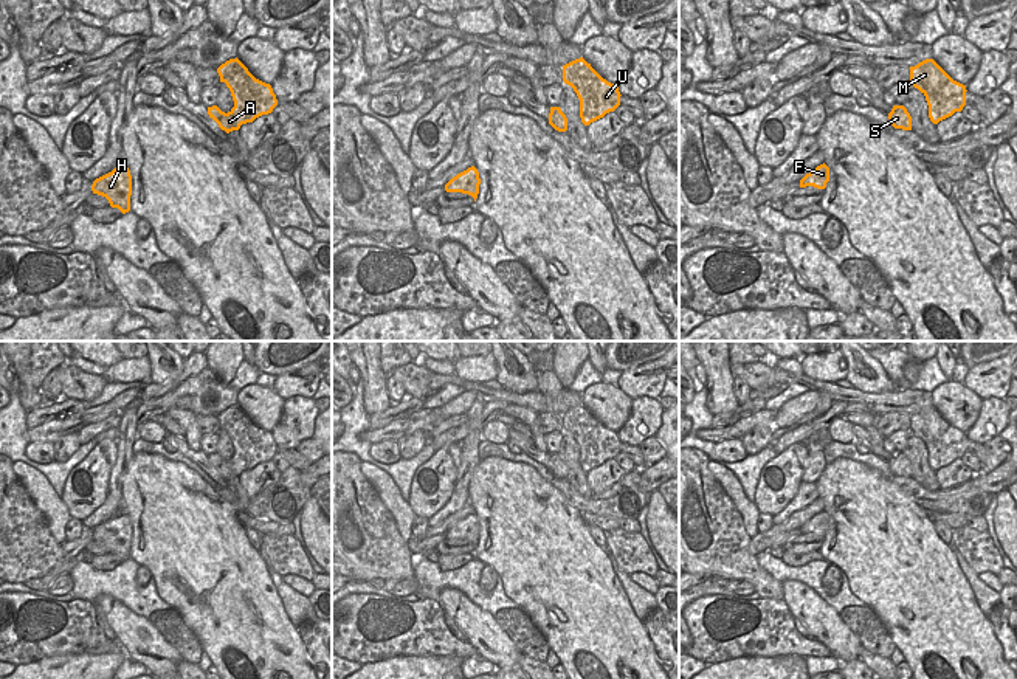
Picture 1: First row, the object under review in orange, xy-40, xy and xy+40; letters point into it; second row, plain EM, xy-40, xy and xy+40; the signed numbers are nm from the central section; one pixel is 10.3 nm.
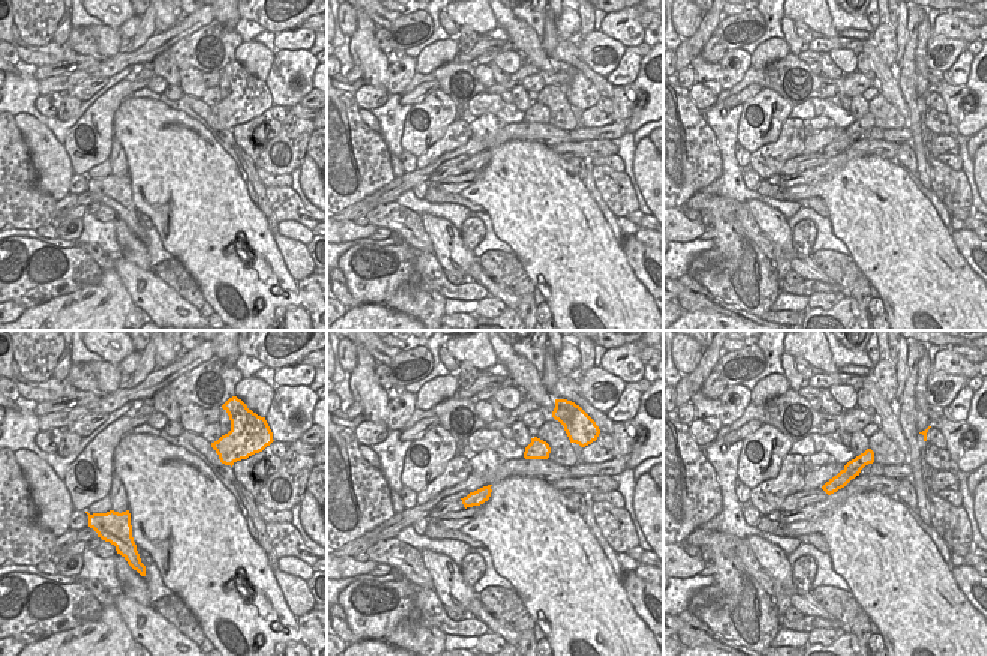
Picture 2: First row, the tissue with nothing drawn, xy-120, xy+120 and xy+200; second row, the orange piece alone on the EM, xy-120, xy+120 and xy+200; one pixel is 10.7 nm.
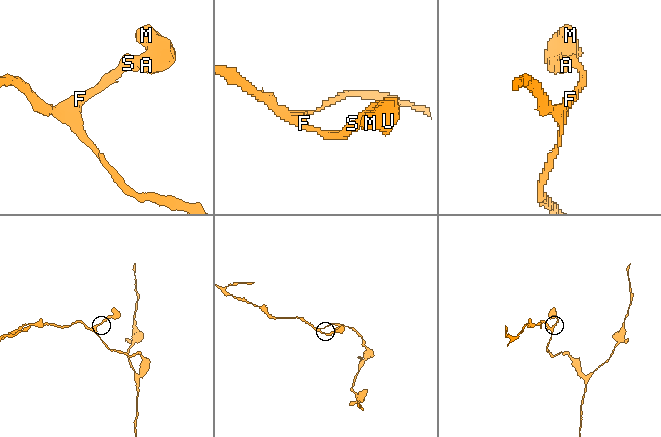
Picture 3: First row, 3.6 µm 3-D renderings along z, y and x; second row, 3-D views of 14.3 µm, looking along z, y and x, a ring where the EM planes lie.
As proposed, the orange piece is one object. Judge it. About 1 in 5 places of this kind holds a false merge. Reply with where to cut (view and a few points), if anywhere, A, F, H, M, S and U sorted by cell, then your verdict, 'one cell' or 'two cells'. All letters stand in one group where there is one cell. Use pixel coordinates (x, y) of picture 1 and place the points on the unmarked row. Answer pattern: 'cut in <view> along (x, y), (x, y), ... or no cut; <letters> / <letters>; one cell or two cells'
no cut; A F H M S U; one cell

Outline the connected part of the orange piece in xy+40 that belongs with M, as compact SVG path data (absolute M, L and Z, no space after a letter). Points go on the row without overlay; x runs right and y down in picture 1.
M933 406L910 414L910 433L926 443L933 471L961 459L966 453L966 433L953 428Z

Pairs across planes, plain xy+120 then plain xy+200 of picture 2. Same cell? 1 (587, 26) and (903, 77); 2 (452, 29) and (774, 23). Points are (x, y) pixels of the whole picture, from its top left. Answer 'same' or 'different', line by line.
1: different
2: different

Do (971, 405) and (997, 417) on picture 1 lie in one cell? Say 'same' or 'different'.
different

